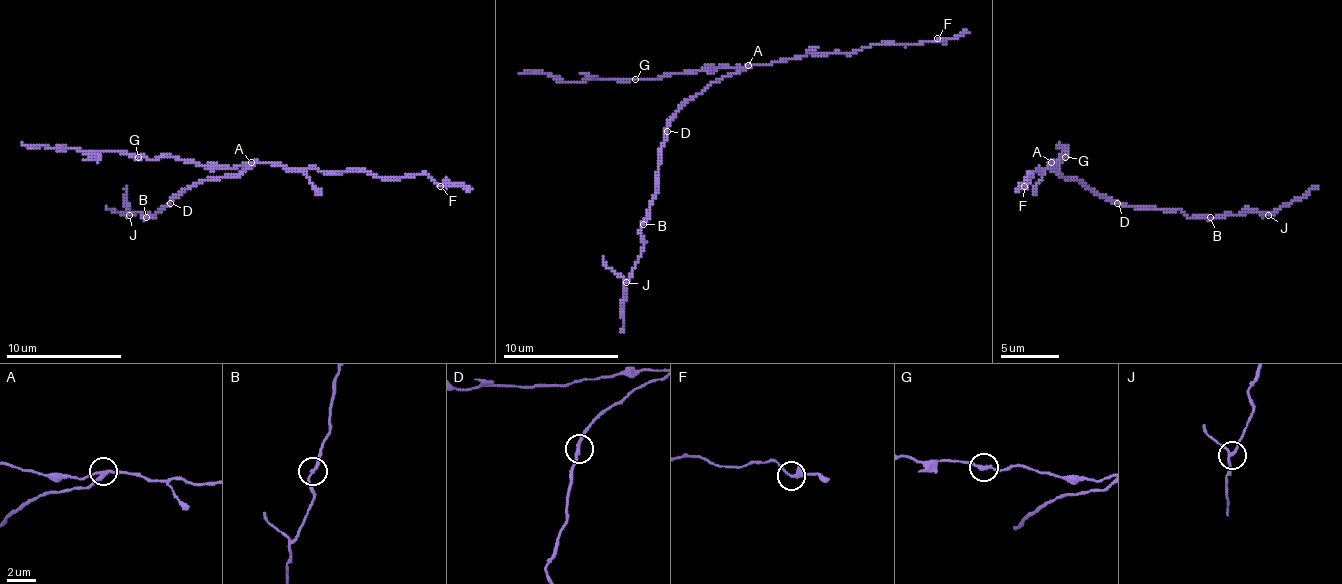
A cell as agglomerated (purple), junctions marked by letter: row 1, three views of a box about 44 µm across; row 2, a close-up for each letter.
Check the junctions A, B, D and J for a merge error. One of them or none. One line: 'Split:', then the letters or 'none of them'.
Split: A

